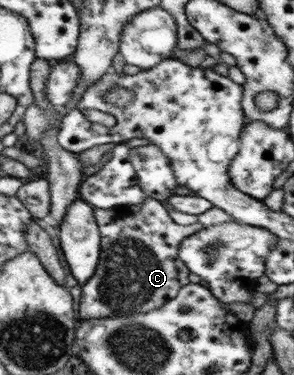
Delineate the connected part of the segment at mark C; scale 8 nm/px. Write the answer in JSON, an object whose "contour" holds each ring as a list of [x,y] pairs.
{"contour":[[[151,197],[146,198],[141,205],[131,205],[118,211],[94,208],[94,218],[101,236],[101,256],[93,278],[81,288],[79,317],[82,320],[93,318],[109,318],[110,316],[131,316],[151,312],[154,308],[161,308],[167,300],[171,300],[183,286],[190,284],[190,271],[179,258],[180,245],[187,236],[200,232],[202,228],[219,226],[236,222],[225,210],[212,207],[204,215],[197,216],[197,222],[191,226],[179,226],[169,216],[167,209],[160,201]]]}

